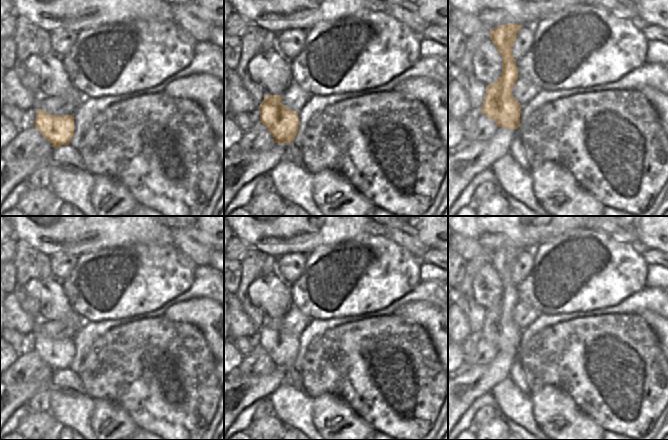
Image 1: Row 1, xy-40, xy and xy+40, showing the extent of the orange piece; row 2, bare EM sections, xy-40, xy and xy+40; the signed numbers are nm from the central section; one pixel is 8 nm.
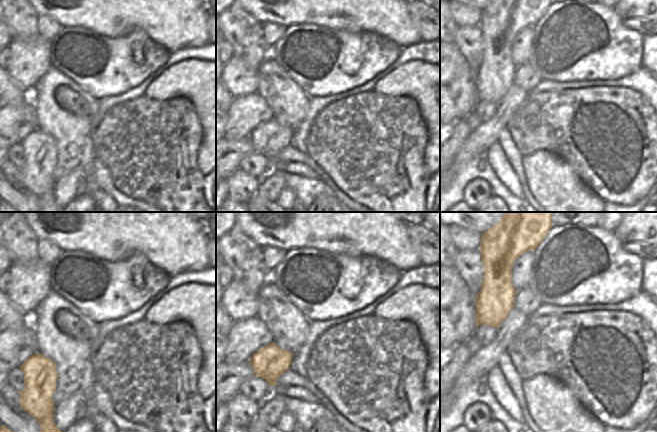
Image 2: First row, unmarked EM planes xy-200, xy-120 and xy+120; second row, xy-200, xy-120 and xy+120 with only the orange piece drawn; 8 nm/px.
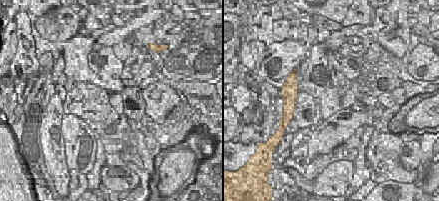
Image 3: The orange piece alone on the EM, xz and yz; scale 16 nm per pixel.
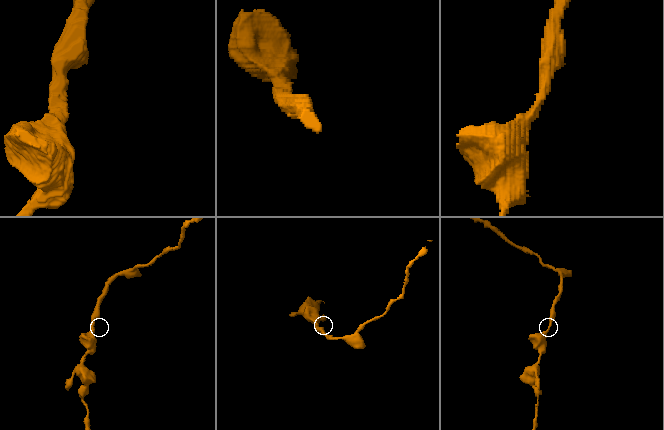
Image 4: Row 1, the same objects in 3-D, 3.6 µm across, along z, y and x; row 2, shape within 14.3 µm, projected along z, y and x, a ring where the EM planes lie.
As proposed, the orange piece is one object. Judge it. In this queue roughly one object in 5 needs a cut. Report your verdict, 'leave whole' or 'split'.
leave whole

